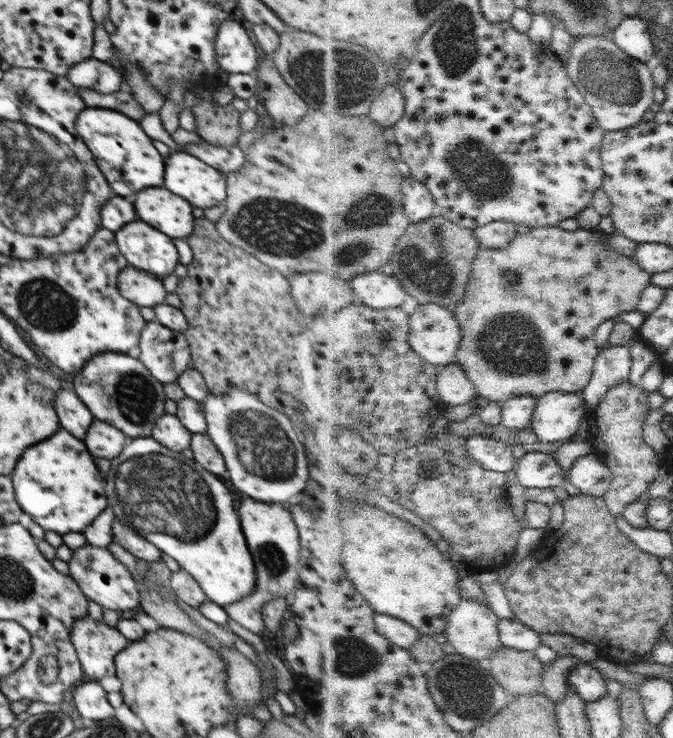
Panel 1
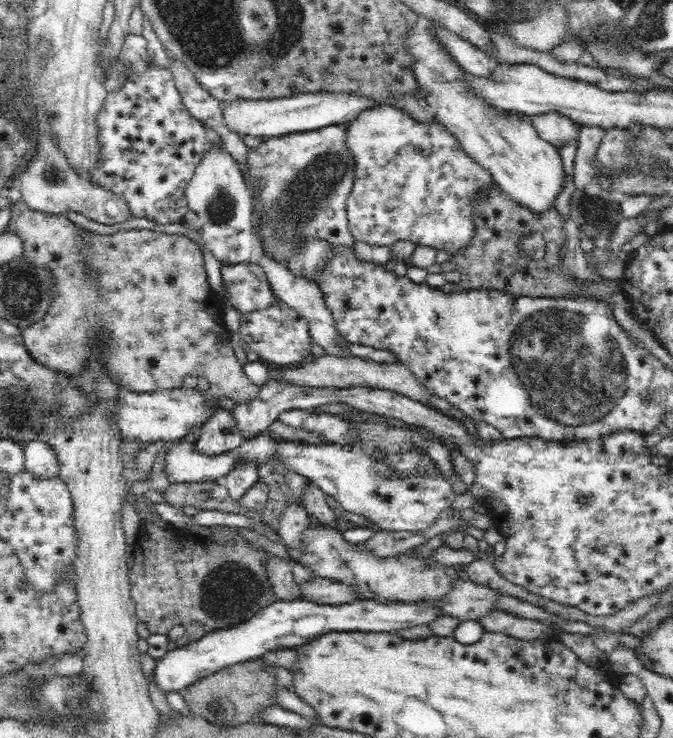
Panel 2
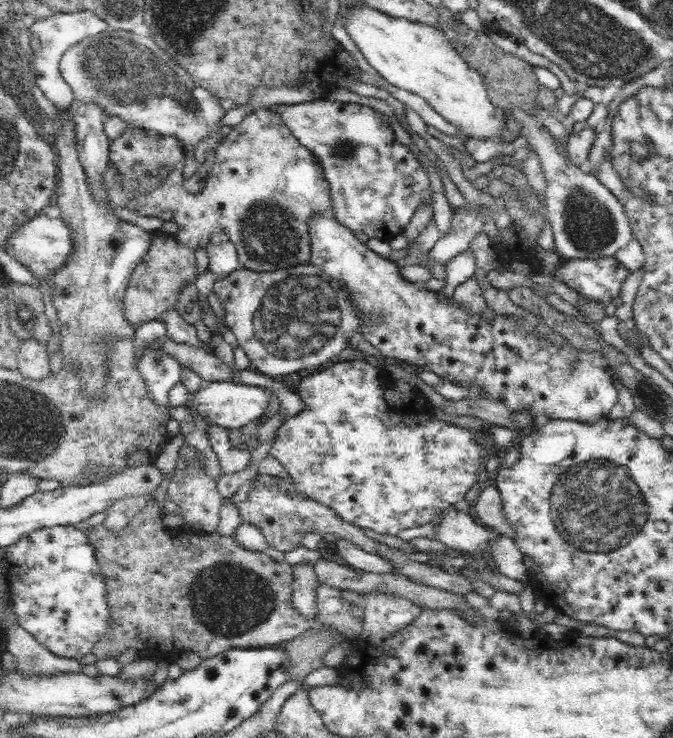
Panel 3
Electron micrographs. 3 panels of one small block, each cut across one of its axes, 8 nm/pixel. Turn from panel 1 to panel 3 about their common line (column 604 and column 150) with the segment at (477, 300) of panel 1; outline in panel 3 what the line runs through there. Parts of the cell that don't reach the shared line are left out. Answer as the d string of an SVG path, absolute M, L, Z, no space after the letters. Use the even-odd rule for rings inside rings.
M161 230L151 233L150 240L146 254L135 264L126 290L121 296L124 316L136 329L151 322L166 326L164 316L170 310L177 310L182 289L195 284L198 276L202 274L195 250L187 244Z

